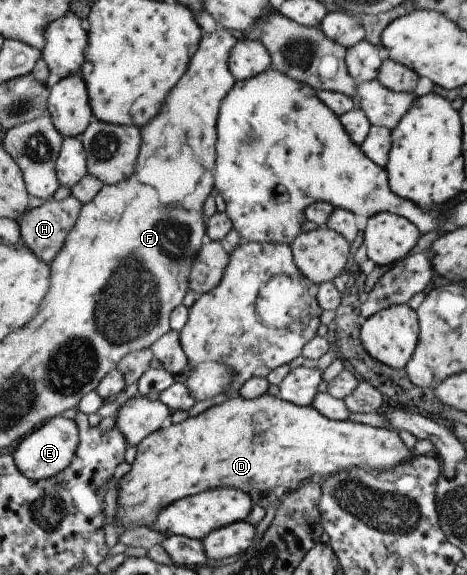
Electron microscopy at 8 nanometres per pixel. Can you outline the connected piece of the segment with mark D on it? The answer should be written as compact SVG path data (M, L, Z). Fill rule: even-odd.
M268 393L261 394L261 396L257 396L257 398L253 399L245 399L240 396L233 399L225 399L221 404L211 406L204 412L201 412L201 414L193 416L193 418L189 416L179 424L171 424L167 426L167 428L161 428L161 430L151 432L151 434L149 434L136 448L137 453L135 454L135 459L131 462L129 472L127 472L127 476L121 480L121 486L118 488L118 511L115 520L117 520L117 531L119 534L125 532L125 530L129 530L129 528L153 524L153 520L157 518L157 514L159 514L161 508L165 508L165 506L172 504L175 500L181 500L181 498L186 498L210 489L230 487L237 488L241 491L251 490L252 488L259 491L271 491L279 484L284 487L286 491L289 491L299 488L305 480L318 480L320 478L325 478L325 476L333 476L333 474L337 474L337 472L347 472L347 470L351 470L351 468L369 468L369 470L375 470L375 472L385 472L387 468L393 468L395 464L401 464L401 462L413 458L413 452L405 447L403 442L399 439L398 432L394 430L389 431L385 428L373 428L365 424L351 422L348 419L330 420L322 416L310 405L298 406L291 402L270 396Z

